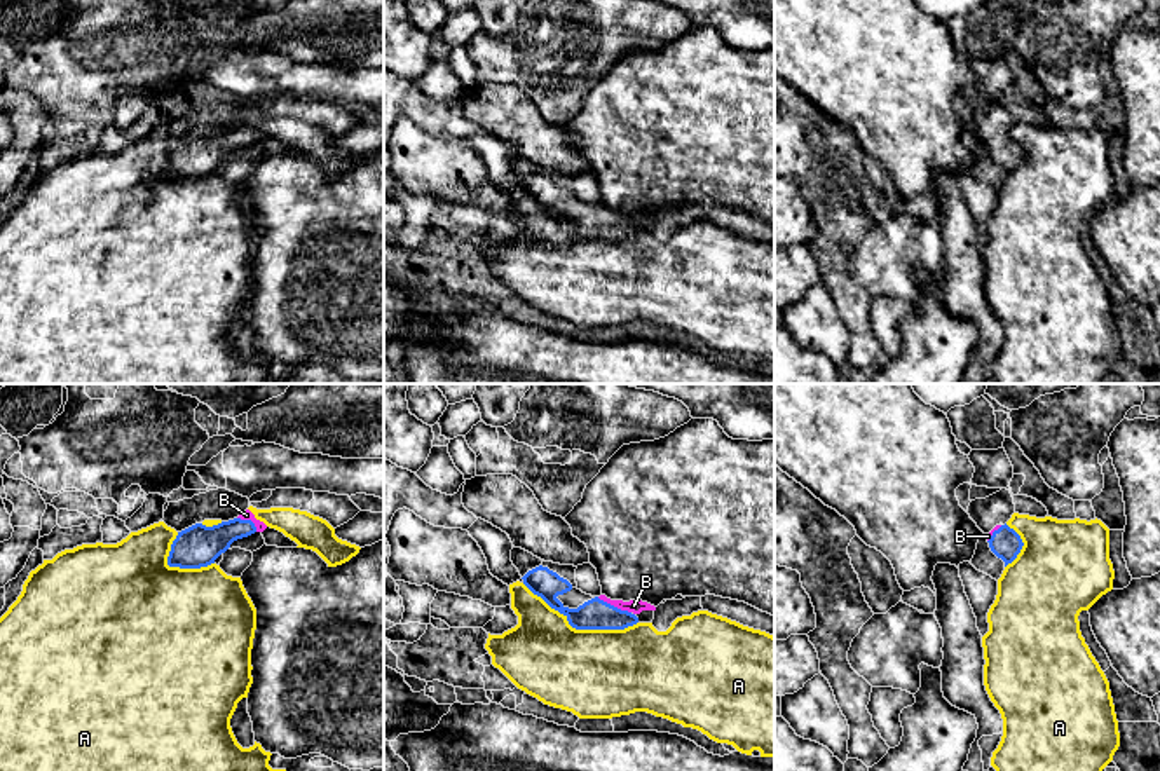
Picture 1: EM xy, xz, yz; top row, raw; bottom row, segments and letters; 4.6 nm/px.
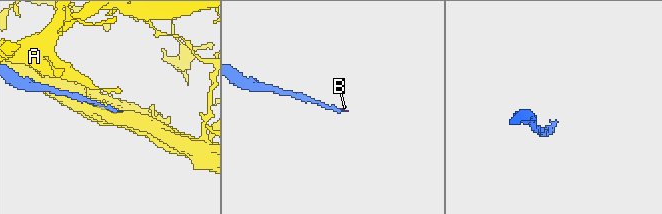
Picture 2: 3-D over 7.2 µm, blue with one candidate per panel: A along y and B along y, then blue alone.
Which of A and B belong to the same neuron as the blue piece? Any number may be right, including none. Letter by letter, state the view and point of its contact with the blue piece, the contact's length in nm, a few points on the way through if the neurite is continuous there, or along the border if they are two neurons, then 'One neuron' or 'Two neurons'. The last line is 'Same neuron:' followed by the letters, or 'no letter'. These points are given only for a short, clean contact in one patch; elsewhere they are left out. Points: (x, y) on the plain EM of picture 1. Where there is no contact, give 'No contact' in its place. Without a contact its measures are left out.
A: Touches blue at xz (580, 238). Shared border 550 nm. Two neurons
B: Touches blue at xz (613, 215). Shared border 180 nm. One neuron
Same neuron: B

